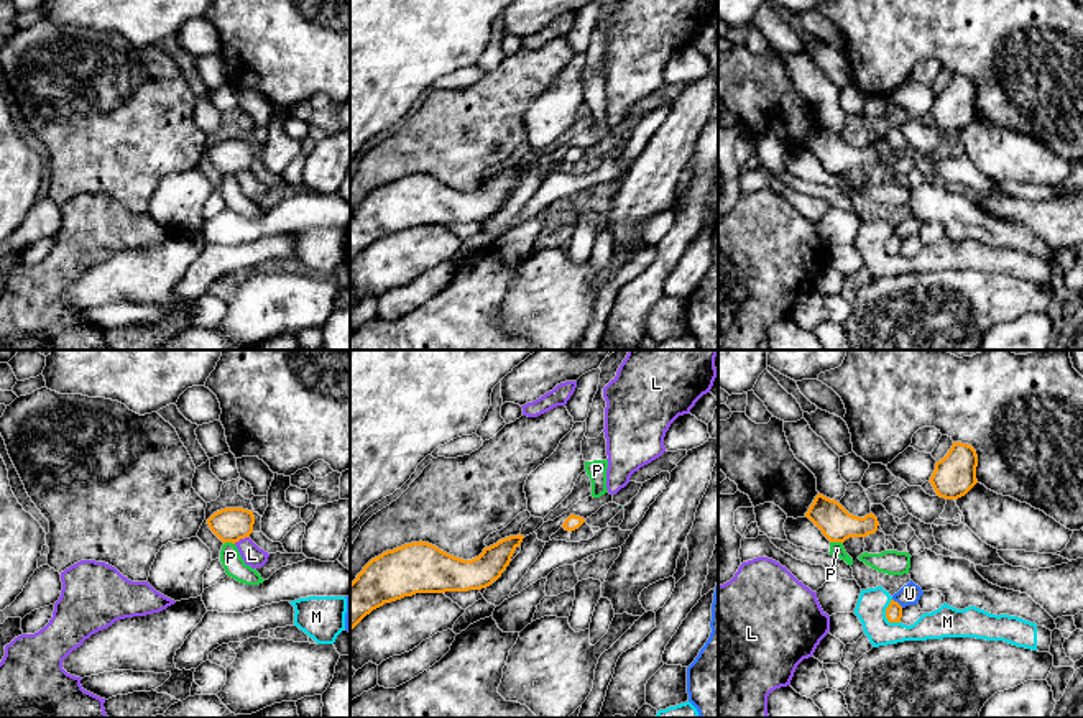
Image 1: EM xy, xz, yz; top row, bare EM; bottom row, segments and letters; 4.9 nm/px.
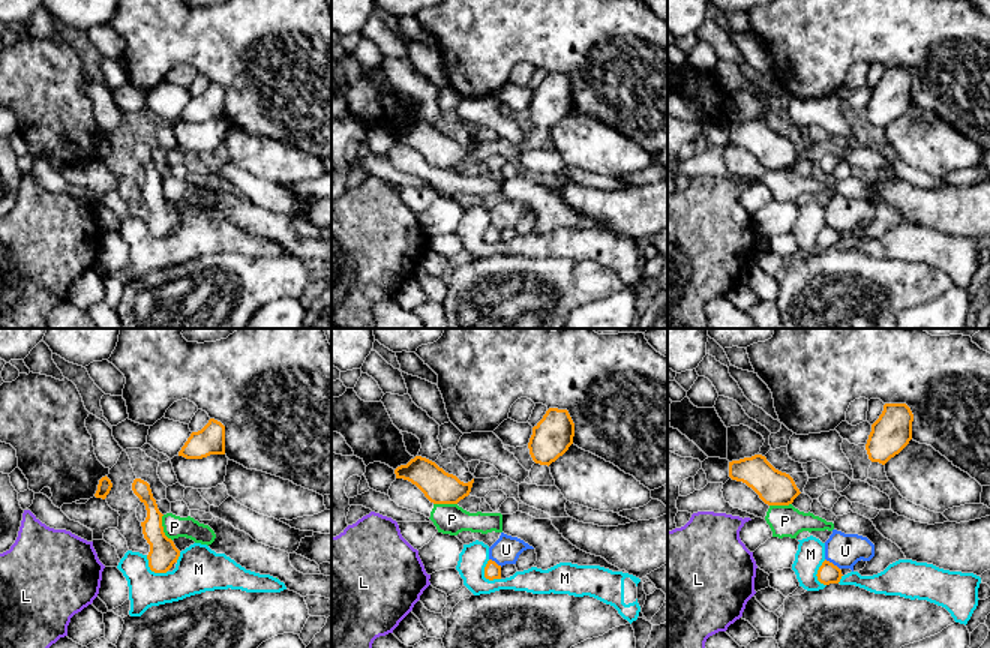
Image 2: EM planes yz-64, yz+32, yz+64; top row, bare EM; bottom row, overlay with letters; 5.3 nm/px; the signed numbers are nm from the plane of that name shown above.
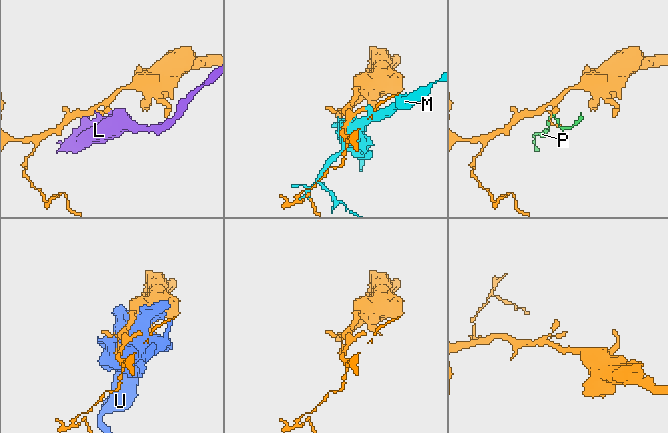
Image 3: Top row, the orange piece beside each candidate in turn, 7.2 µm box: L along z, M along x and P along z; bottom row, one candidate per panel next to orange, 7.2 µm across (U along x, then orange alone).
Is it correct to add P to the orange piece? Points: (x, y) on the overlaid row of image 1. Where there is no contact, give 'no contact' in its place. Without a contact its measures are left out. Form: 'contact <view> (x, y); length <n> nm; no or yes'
contact yz (837, 541); length 70 nm; no

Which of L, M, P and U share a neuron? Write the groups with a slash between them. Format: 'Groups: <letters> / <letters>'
Groups: L / M / P / U

